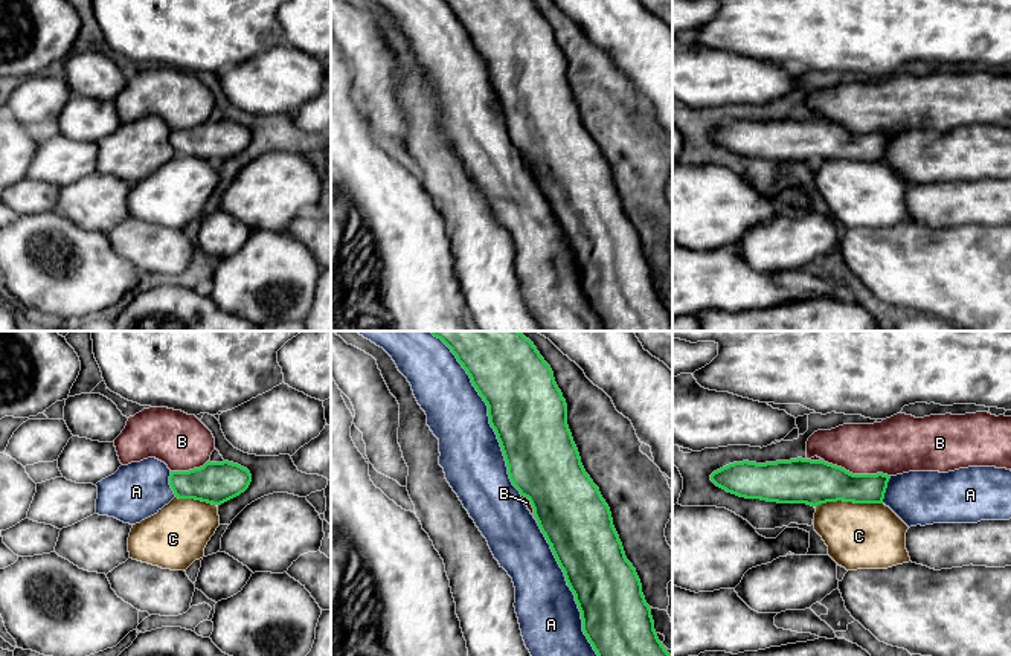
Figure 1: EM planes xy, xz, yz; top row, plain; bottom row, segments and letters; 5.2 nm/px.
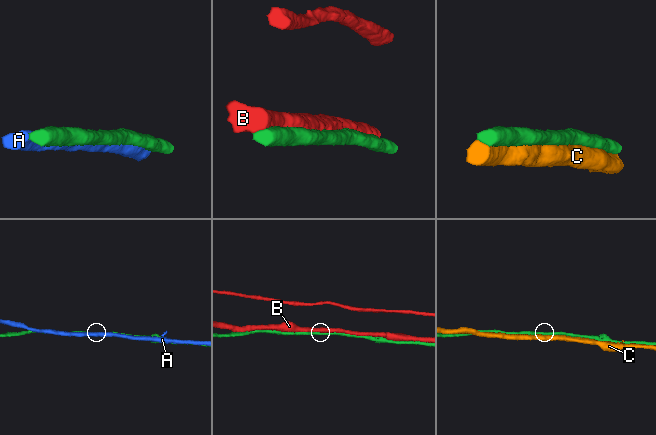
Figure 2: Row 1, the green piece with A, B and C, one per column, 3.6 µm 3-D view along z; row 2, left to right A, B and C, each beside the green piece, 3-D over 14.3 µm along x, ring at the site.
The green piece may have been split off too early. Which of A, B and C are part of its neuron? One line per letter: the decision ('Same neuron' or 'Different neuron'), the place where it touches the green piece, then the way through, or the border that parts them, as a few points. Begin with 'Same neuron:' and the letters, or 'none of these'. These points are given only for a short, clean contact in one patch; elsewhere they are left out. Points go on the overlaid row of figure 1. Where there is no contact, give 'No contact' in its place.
Same neuron: none of these
A: Different neuron. Touches green at xz (488, 412)
B: Different neuron. Touches green at yz (857, 475)
C: Different neuron. Touches green at yz (848, 501)

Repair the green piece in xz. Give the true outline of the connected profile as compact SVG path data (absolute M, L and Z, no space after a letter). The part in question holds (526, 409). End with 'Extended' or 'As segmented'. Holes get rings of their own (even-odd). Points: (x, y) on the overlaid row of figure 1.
M430 331L441 339L467 371L473 386L488 406L489 424L500 442L508 474L522 496L528 497L534 516L564 572L581 612L583 632L598 656L671 656L657 638L651 609L642 584L627 560L613 526L608 505L586 473L567 426L567 404L558 389L550 366L534 343L520 331Z. As segmented

